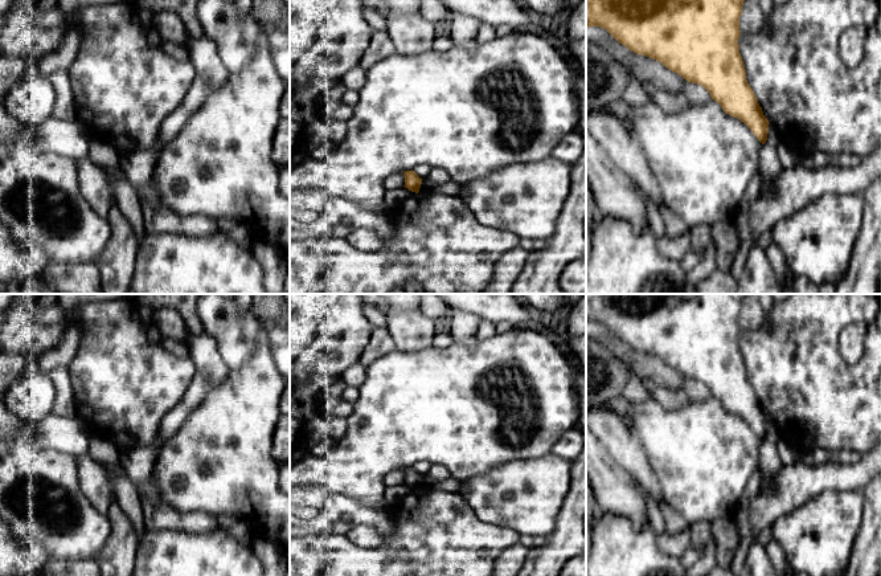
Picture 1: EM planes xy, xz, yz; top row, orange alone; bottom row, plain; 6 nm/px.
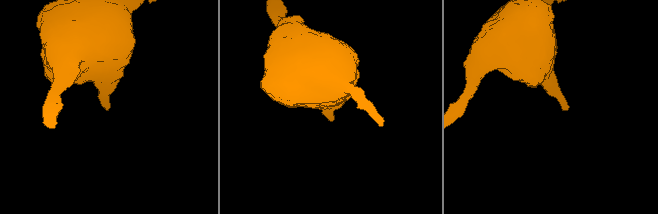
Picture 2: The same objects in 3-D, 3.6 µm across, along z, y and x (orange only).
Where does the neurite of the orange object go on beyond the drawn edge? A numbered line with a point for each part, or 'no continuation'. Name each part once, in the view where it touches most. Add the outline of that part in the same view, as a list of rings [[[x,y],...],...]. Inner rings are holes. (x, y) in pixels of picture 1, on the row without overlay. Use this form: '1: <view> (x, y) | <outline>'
no continuation

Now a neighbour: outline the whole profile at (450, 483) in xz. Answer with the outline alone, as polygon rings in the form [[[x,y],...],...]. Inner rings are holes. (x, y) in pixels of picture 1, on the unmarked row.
[[[427,474],[422,475],[422,481],[418,490],[423,489],[435,489],[435,490],[446,490],[446,491],[459,491],[462,482],[450,477],[444,481],[435,481],[430,478]]]

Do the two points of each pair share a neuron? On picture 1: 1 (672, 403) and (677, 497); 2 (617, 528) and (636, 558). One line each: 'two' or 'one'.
1: two
2: one

